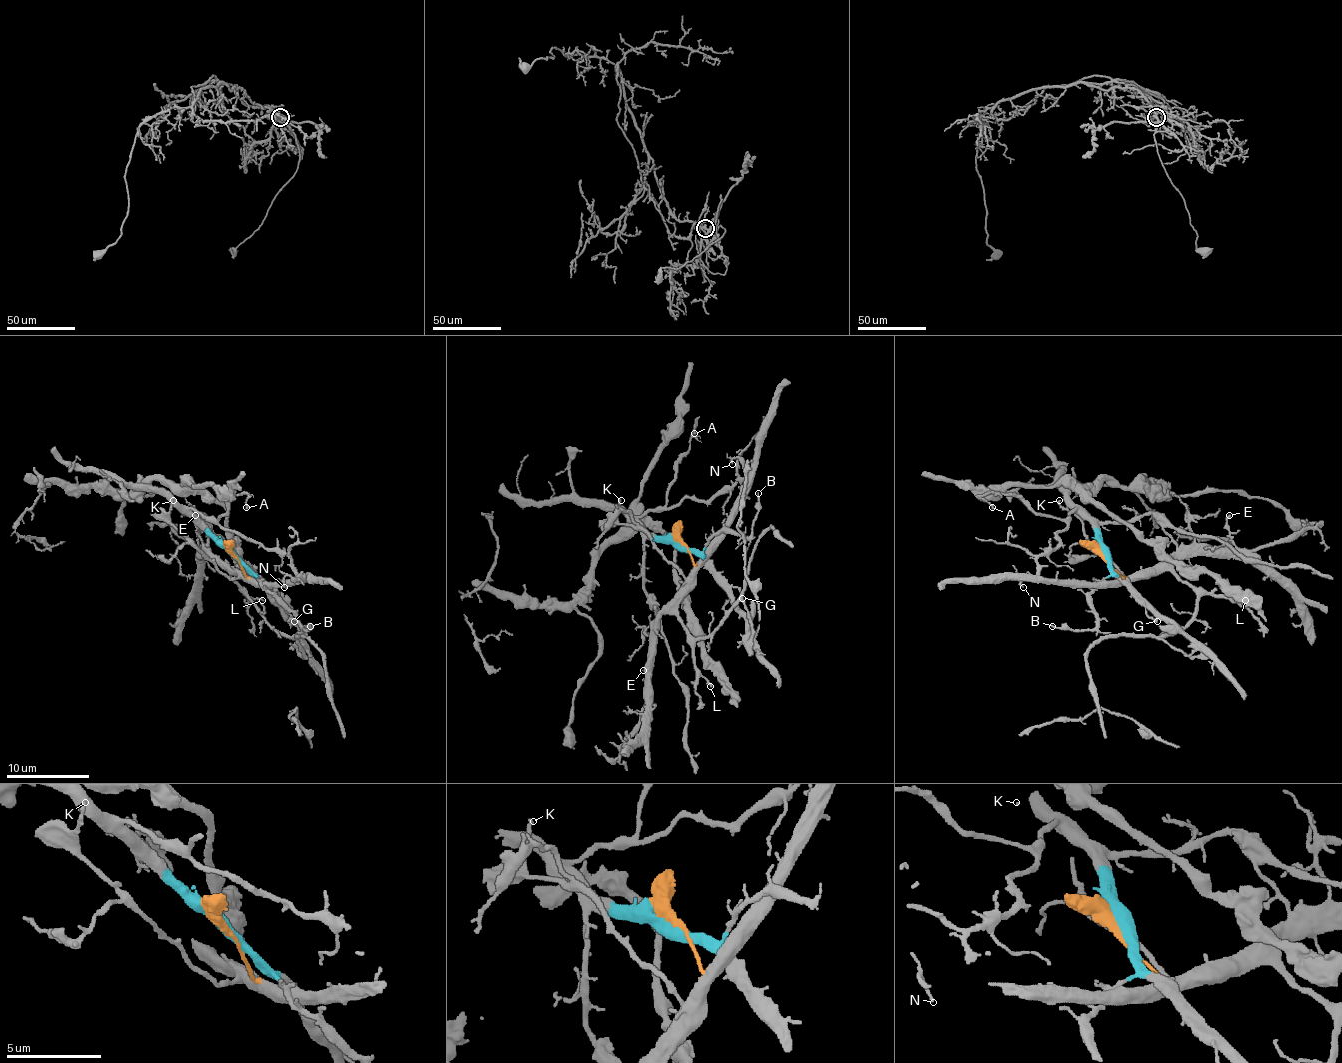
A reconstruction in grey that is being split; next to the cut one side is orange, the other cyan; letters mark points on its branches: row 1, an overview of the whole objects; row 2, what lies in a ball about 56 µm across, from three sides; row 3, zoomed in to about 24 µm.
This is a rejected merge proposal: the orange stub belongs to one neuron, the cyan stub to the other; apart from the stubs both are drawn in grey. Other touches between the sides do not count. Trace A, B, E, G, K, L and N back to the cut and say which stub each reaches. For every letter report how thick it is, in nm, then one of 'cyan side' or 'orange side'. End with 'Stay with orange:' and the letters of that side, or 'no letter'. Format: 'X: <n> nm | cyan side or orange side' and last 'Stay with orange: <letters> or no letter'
A: 140 nm | cyan side
B: 160 nm | cyan side
E: 180 nm | orange side
G: 170 nm | cyan side
K: 170 nm | orange side
L: 180 nm | orange side
N: 140 nm | cyan side
Stay with orange: E, K, L

